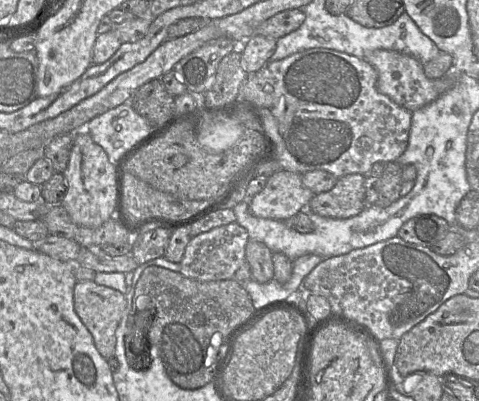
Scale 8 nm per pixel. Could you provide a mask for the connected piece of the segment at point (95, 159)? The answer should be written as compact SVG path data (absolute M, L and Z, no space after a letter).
M85 130L74 134L69 163L62 174L67 191L61 204L75 224L86 228L97 228L115 216L114 163Z

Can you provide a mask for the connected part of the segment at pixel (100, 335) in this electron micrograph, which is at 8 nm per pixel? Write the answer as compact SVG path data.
M91 280L77 281L73 291L73 305L81 322L92 335L94 346L99 354L105 360L113 358L116 344L115 331L126 307L124 294Z

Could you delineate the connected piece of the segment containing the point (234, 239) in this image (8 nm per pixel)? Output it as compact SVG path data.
M233 222L198 234L190 239L180 262L180 273L187 278L200 281L233 279L239 267L246 262L245 248L249 240L248 232Z

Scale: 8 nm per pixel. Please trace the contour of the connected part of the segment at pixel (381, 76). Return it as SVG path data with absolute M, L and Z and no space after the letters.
M378 49L370 52L365 59L378 72L378 90L410 112L435 101L452 88L457 79L455 75L444 75L437 79L430 79L424 73L423 63L413 56L398 51Z

